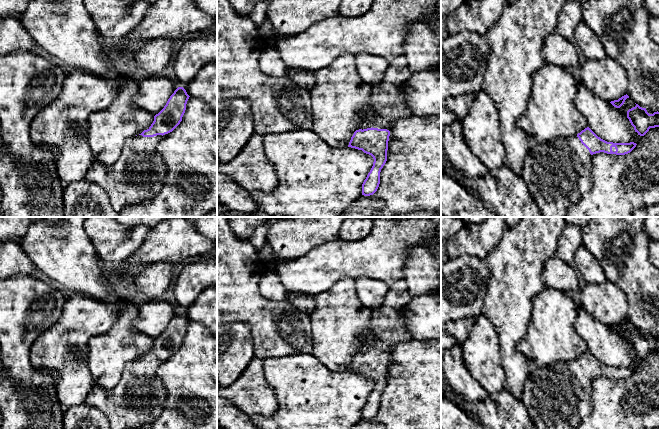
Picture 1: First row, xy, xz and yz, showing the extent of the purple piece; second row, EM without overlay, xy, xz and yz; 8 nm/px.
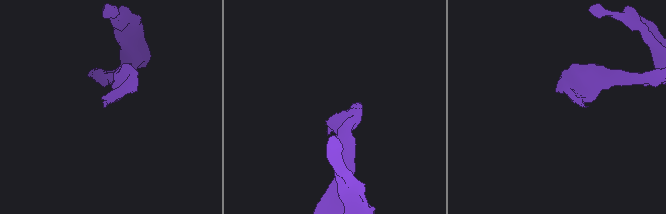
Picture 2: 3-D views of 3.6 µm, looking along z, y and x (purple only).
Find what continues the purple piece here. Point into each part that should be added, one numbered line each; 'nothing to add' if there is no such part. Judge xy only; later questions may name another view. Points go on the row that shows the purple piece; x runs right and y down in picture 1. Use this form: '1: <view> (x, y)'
1: xy (138, 175)

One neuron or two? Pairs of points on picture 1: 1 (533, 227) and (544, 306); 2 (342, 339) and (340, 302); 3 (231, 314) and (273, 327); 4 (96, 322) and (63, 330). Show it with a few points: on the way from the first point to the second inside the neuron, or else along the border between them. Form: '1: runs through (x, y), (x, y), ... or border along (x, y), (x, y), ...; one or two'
1: border along (546, 287), (535, 297), (531, 312); two
2: runs through (340, 330), (340, 311); one
3: runs through (241, 314), (260, 314), (263, 317); one
4: runs through (88, 322), (79, 322), (71, 330); one

